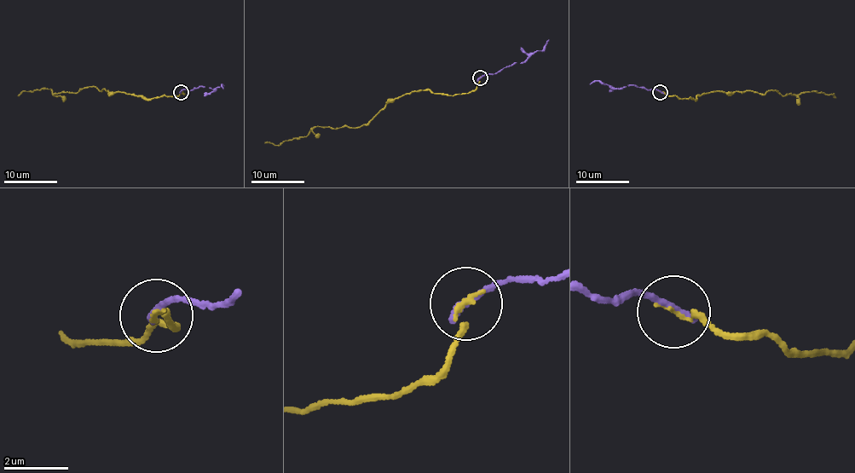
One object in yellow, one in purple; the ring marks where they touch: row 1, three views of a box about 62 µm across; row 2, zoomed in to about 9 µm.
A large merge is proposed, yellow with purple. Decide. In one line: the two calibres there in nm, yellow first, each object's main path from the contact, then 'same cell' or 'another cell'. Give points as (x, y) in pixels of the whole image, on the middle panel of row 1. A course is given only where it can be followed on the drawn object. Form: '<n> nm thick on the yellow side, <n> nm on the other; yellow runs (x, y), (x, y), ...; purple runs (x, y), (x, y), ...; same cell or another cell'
110 nm thick on the yellow side, 240 nm on the other; yellow runs (479, 78), (474, 90), (462, 94), (413, 90), (359, 127), (314, 126), (306, 136), (264, 144); purple runs (479, 78), (486, 74), (496, 73), (511, 65), (523, 63), (543, 49), (549, 39); same cell

